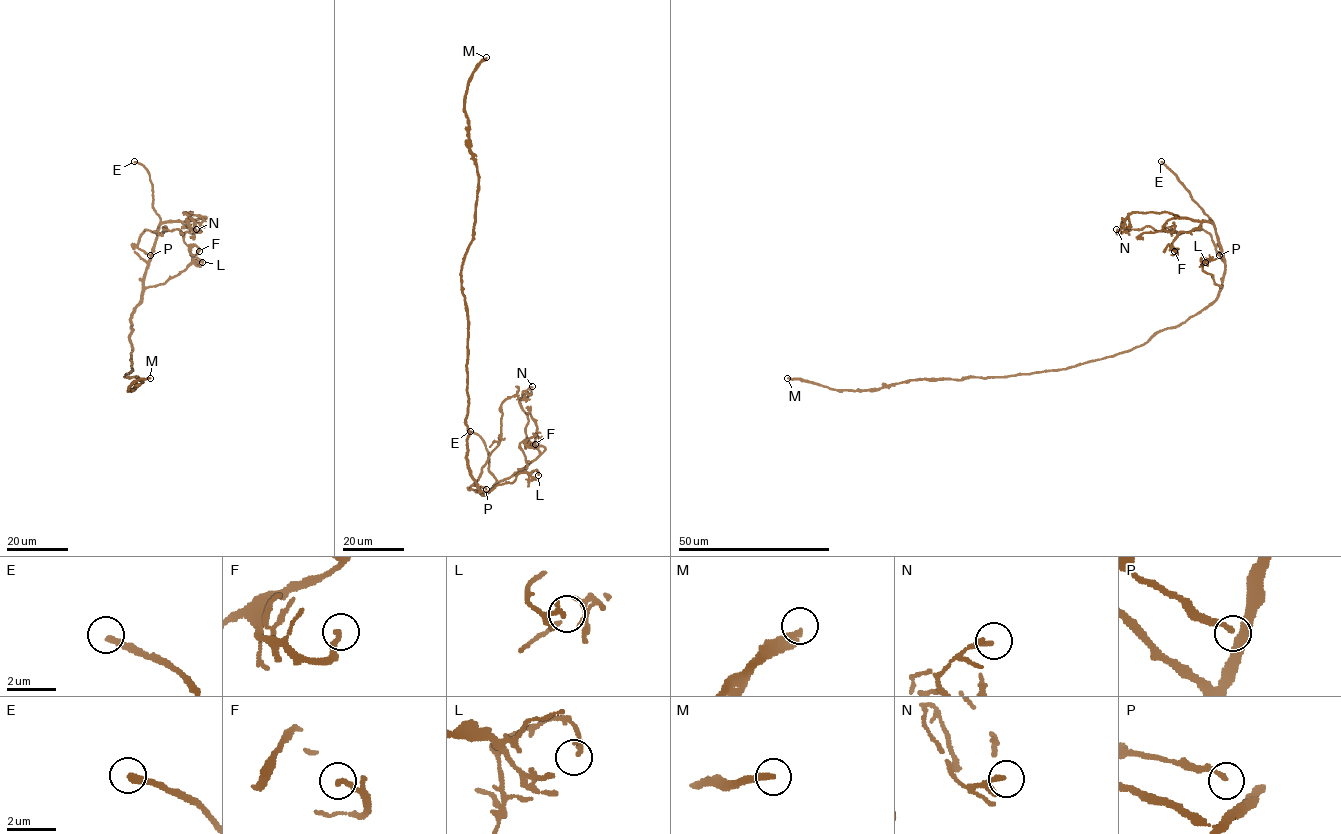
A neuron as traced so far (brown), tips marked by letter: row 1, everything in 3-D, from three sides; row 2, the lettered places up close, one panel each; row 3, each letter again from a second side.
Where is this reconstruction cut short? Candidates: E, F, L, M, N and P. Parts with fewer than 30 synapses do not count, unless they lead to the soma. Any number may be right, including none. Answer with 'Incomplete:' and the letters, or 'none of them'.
Incomplete: E, M

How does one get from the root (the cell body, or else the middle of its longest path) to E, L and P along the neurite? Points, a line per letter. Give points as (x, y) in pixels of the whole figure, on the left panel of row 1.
E: (131, 353), (131, 314), (140, 300), (144, 274), (160, 223), (152, 206), (153, 190), (148, 171), (134, 161)
L: (131, 353), (131, 314), (143, 291), (175, 277), (193, 257), (202, 262)
P: (131, 353), (131, 314), (140, 300), (147, 267), (134, 251), (134, 246), (150, 255)

